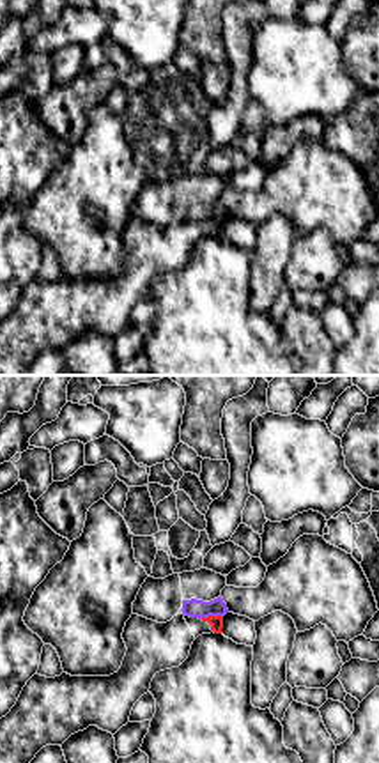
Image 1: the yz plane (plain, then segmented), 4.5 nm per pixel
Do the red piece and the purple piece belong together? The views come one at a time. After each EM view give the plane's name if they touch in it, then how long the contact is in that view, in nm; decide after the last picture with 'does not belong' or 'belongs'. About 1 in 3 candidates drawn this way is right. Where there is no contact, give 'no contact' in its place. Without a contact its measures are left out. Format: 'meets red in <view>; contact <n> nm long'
meets red in yz; contact 110 nm long

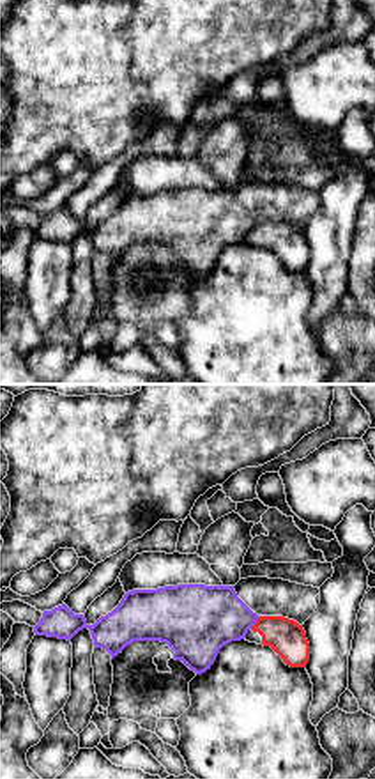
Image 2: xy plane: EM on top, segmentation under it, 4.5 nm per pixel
meets red in xy; contact 80 nm long

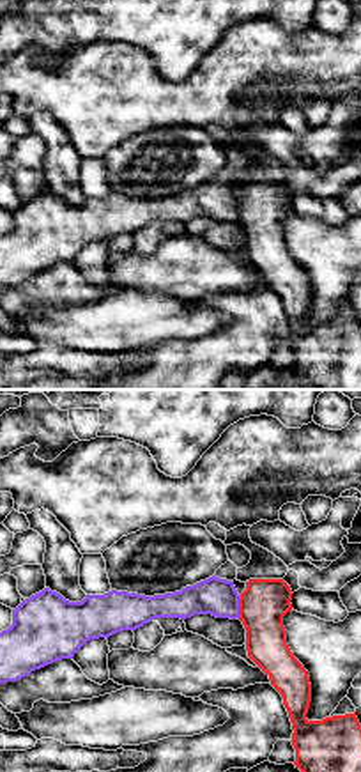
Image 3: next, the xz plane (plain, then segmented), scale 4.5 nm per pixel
meets red in xz; contact 110 nm long

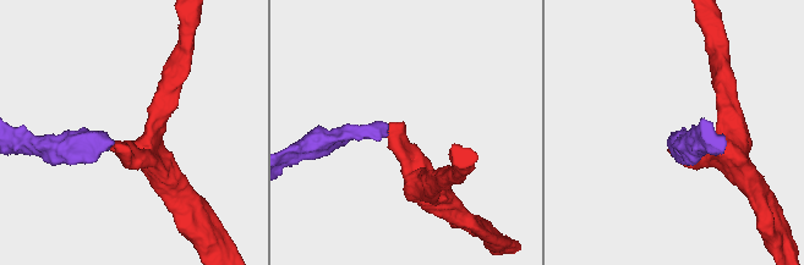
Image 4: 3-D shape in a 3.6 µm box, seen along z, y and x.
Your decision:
does not belong

